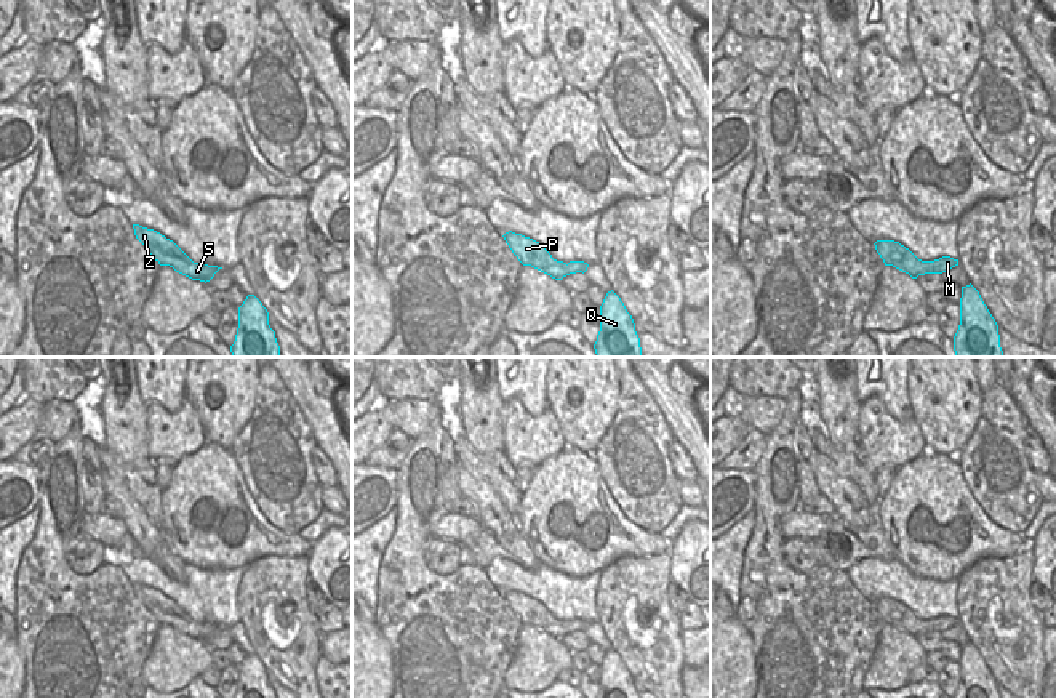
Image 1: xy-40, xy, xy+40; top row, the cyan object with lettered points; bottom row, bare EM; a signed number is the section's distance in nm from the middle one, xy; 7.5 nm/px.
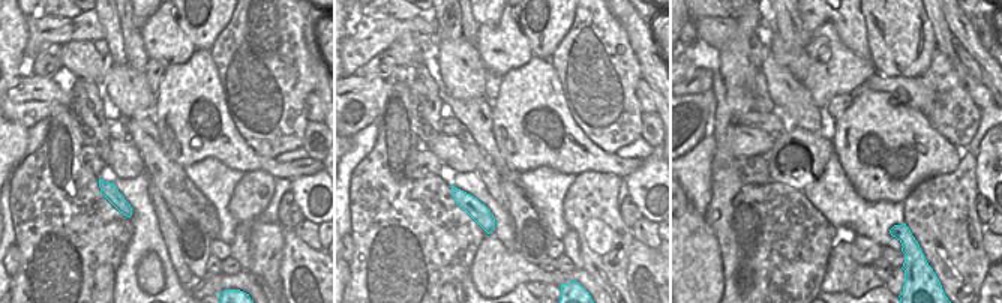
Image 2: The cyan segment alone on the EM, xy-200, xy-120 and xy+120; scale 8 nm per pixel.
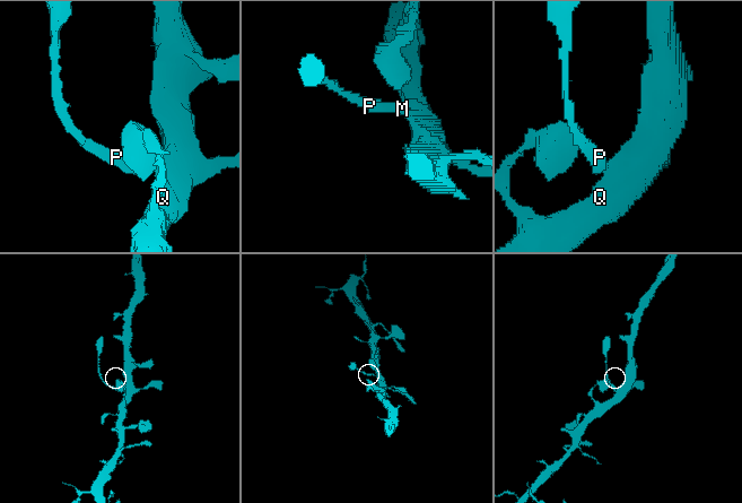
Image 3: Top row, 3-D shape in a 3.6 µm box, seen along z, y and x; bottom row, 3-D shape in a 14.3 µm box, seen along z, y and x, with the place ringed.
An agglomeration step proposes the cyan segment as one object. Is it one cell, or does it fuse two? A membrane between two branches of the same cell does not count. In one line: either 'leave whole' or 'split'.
split

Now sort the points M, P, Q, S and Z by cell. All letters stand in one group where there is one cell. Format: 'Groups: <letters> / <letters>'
Groups: M Q / P S Z

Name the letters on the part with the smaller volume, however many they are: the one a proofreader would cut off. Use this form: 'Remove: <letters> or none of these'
Remove: P, S, Z

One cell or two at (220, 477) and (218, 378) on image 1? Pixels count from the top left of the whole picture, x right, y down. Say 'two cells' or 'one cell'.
two cells

